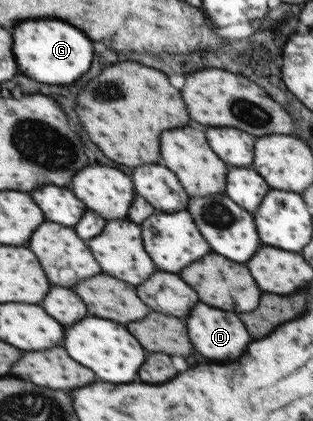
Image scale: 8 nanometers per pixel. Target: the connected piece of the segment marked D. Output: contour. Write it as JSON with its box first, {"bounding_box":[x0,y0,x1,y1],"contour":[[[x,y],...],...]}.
{"bounding_box":[188,303,250,361],"contour":[[[196,303],[190,311],[188,331],[192,331],[196,351],[216,361],[238,359],[250,343],[250,335],[236,313],[214,309],[204,303]]]}

